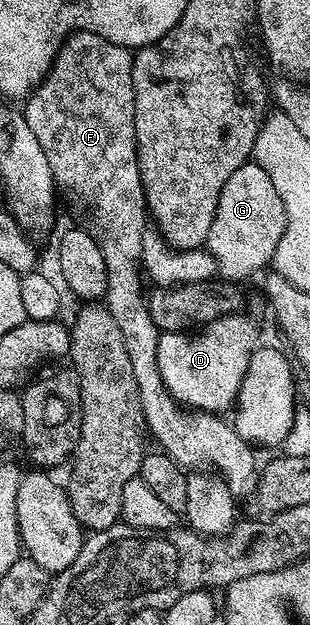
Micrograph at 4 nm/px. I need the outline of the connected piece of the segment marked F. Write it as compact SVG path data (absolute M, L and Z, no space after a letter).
M75 32L64 40L59 48L59 53L55 56L53 66L47 72L44 80L31 91L30 96L26 97L25 104L27 108L22 109L23 117L29 122L29 130L33 130L34 136L37 138L41 150L45 150L45 158L49 158L49 166L53 170L53 178L56 185L60 189L63 188L67 192L72 192L79 199L79 204L83 208L87 208L87 216L91 219L90 227L93 229L94 235L101 246L101 254L105 258L105 270L109 274L109 282L107 283L107 295L105 297L105 306L109 310L109 314L113 314L113 322L117 322L117 326L121 329L121 338L125 338L125 350L129 350L129 362L133 362L133 375L137 377L137 390L139 391L139 401L141 402L141 410L143 411L143 422L146 431L155 438L159 444L158 447L167 455L172 456L175 461L182 464L184 469L195 470L199 463L204 460L207 464L212 464L214 471L222 476L227 484L227 489L235 498L241 496L250 497L255 491L256 483L259 479L260 469L255 468L255 452L256 449L247 441L242 440L238 432L230 423L223 421L222 415L213 412L200 412L198 410L185 410L184 405L178 400L174 400L169 394L169 390L163 385L163 379L159 373L157 366L157 344L159 342L160 330L158 325L153 322L153 314L148 297L143 296L143 284L145 285L145 273L141 267L141 250L143 249L143 235L149 231L149 213L147 211L147 199L143 193L143 183L141 182L141 174L139 173L139 155L135 149L135 95L133 94L133 66L131 61L132 53L126 48L117 46L113 42L109 42L105 38L101 38L92 32Z

